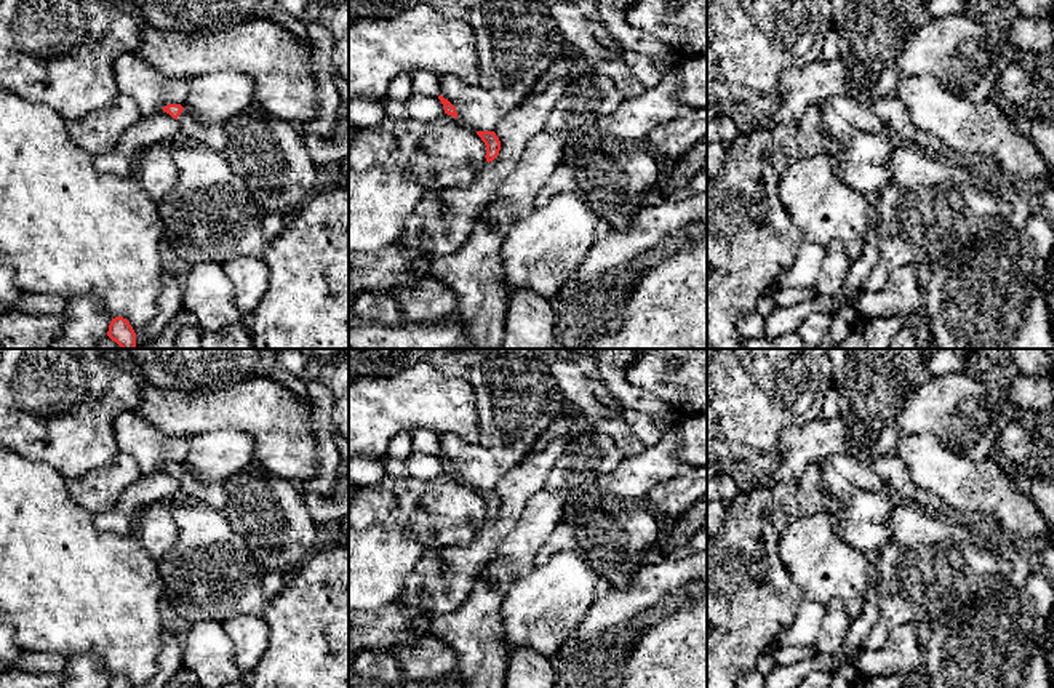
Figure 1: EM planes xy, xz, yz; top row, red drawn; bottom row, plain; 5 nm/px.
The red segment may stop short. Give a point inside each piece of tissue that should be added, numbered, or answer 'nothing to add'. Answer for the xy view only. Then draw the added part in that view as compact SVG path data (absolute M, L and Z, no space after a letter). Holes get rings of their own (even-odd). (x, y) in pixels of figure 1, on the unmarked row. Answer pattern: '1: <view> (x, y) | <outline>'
1: xy (215, 495) | M187 469L181 470L178 480L184 501L202 502L224 512L229 502L229 493L224 483L203 483Z

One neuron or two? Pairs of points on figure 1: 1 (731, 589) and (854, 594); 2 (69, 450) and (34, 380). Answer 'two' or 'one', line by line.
1: two
2: one

